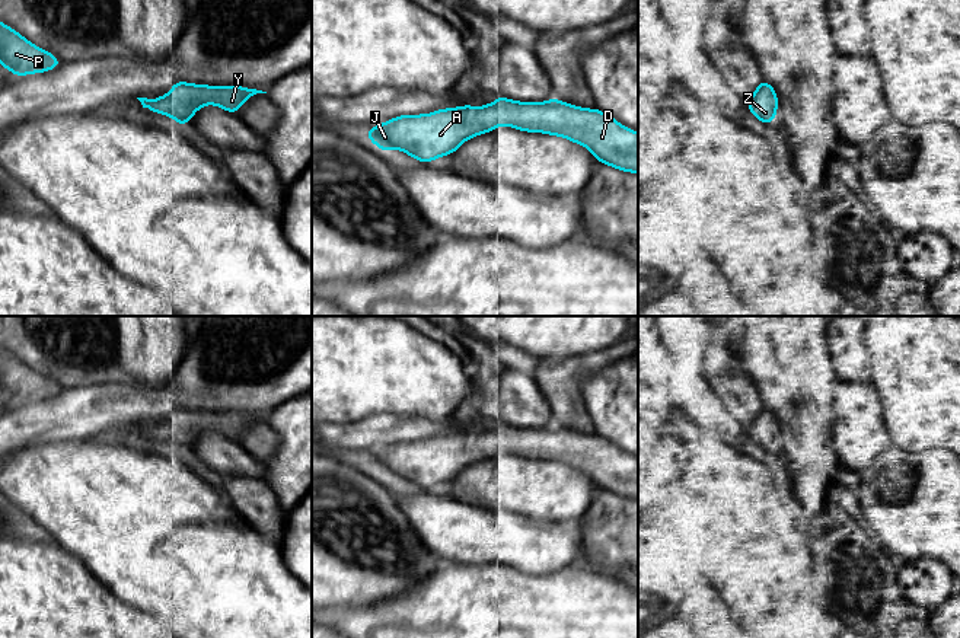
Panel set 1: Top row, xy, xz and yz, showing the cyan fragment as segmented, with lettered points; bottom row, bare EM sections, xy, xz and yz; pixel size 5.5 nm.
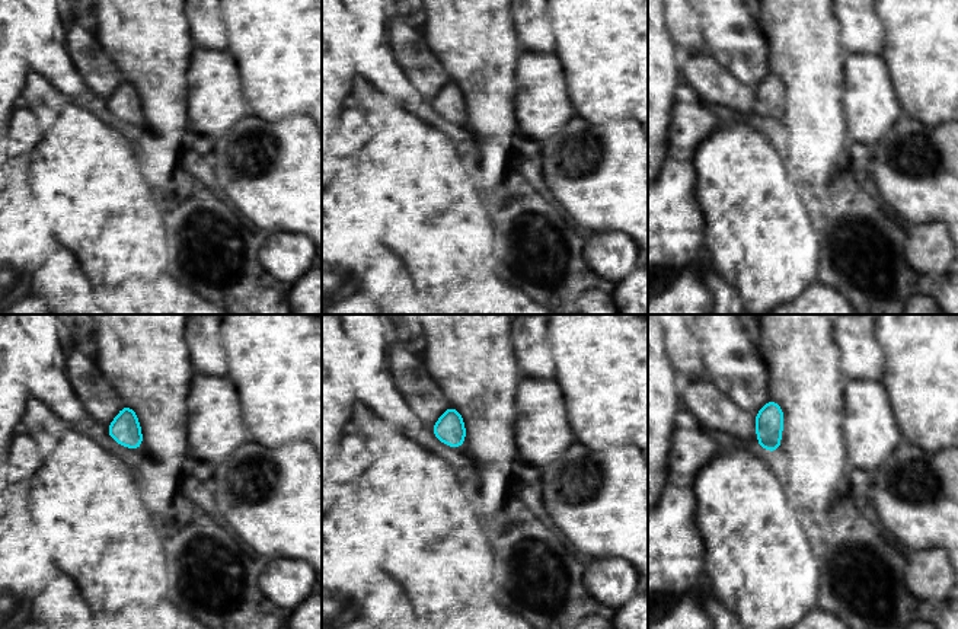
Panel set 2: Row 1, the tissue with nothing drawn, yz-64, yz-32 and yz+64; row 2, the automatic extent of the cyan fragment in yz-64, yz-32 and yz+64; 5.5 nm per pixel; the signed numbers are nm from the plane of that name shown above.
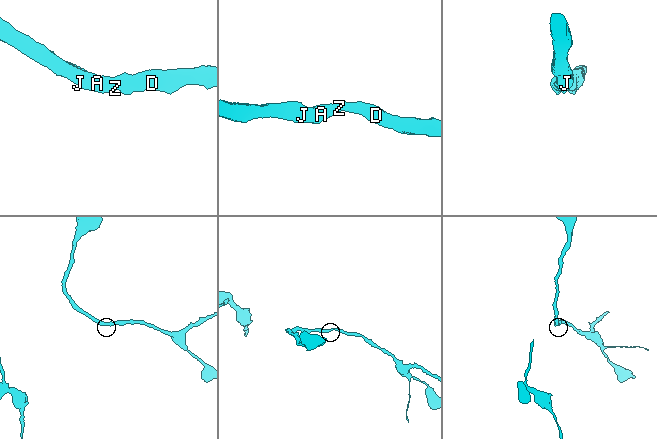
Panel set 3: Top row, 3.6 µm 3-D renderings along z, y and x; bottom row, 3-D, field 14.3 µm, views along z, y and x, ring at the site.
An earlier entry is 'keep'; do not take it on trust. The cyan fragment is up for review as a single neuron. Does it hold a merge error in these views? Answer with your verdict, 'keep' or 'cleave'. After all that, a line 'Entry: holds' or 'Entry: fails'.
keep
Entry: holds

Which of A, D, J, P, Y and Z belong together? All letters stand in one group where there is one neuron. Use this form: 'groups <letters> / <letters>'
groups A D J P Y Z

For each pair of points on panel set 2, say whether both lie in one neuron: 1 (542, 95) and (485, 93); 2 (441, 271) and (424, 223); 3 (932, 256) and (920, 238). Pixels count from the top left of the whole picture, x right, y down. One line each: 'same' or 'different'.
1: same
2: same
3: same

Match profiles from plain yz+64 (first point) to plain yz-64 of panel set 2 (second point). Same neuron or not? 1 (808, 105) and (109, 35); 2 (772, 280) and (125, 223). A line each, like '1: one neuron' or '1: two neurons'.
1: one neuron
2: one neuron

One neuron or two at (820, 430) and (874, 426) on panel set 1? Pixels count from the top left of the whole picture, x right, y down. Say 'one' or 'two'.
one

